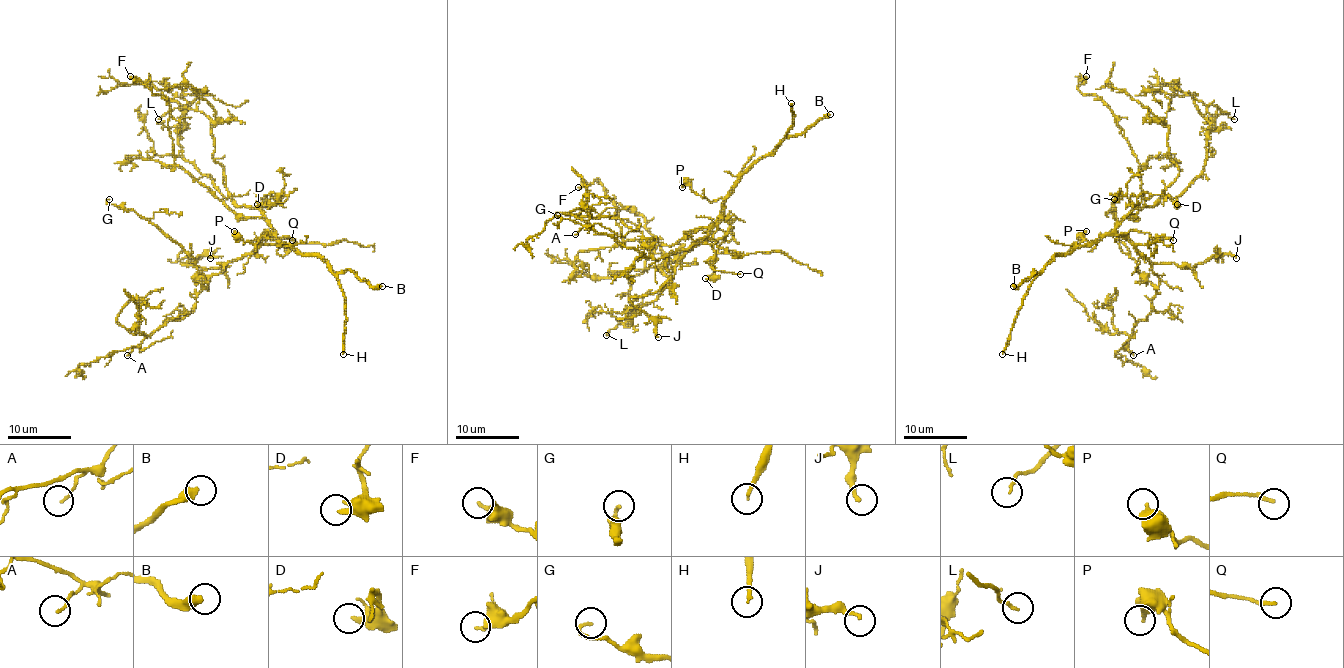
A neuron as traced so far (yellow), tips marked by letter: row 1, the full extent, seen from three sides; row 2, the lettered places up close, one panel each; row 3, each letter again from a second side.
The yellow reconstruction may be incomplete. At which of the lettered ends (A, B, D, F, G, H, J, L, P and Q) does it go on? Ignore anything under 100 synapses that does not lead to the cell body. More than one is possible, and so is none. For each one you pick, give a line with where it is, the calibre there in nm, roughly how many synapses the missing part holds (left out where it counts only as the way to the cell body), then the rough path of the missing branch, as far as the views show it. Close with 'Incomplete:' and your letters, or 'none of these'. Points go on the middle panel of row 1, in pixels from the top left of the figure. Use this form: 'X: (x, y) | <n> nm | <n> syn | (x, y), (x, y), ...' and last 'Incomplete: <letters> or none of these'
B: (830, 114) | 420 nm | 140 syn
H: (791, 103) | 170 nm
Incomplete: B, H

